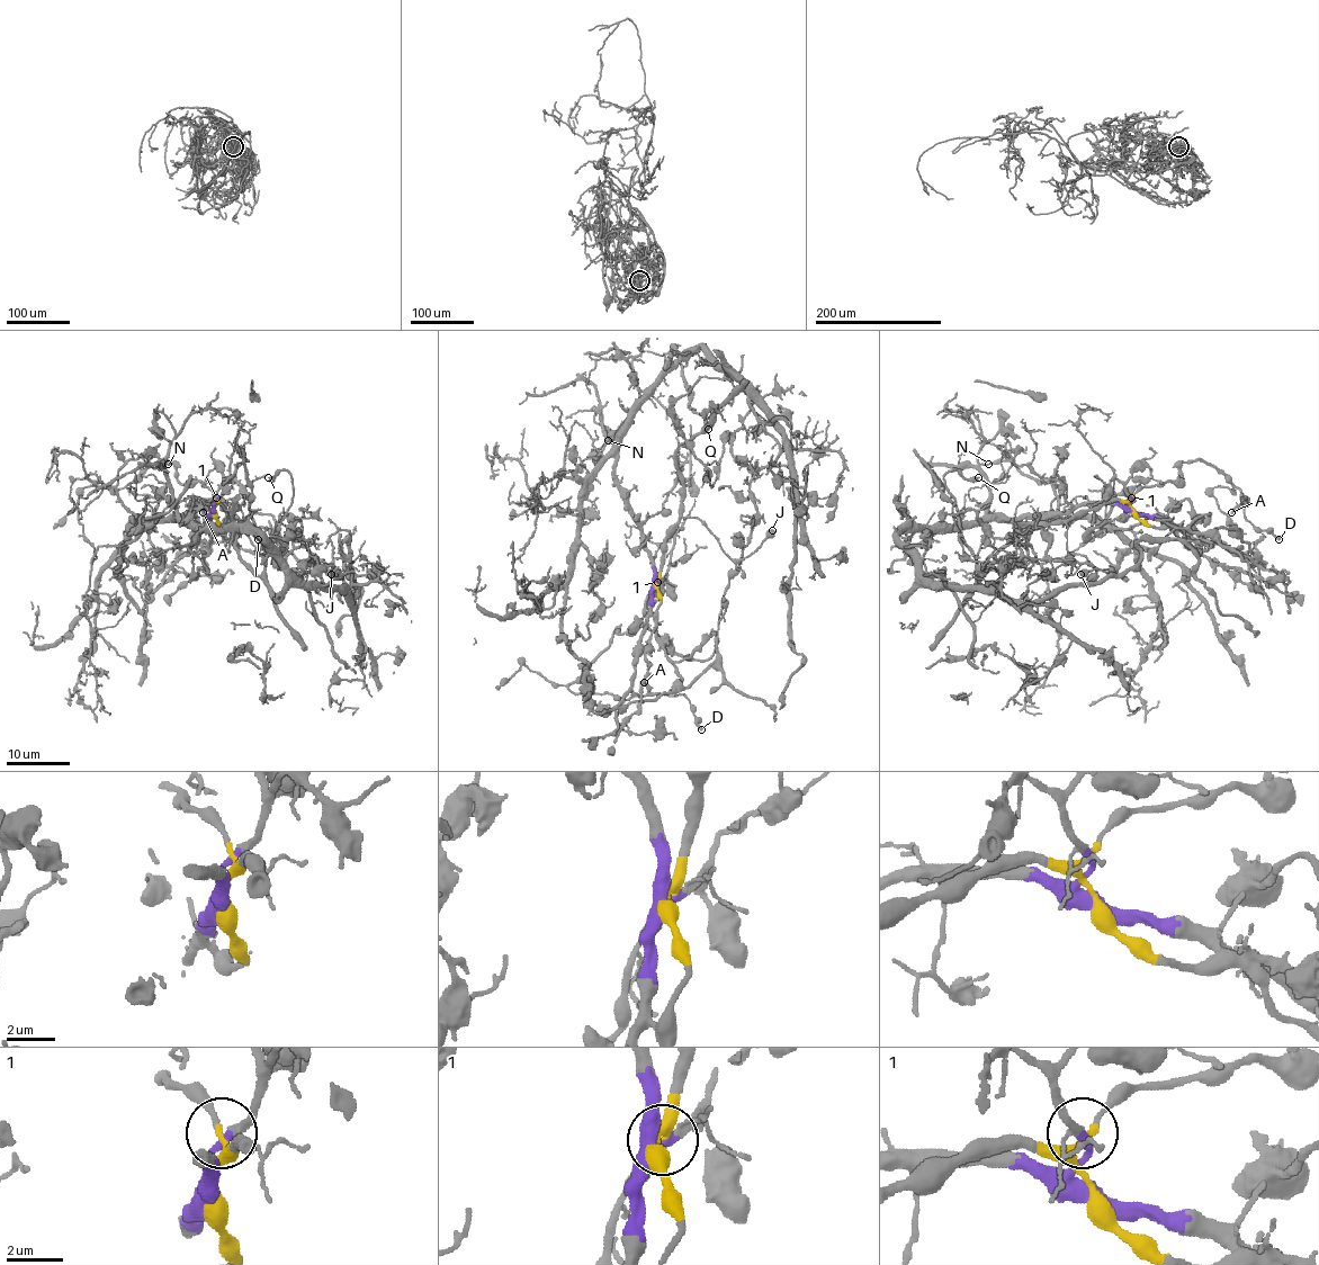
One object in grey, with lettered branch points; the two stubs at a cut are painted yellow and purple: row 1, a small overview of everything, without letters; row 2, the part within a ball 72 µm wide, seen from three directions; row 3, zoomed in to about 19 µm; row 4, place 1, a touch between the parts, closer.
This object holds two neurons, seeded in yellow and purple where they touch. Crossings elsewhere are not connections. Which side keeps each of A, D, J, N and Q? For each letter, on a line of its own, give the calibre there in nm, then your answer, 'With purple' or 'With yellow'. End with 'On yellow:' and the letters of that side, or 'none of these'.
A: Thickness 300 nm. With yellow
D: Thickness 320 nm. With yellow
J: Thickness 650 nm. With yellow
N: Thickness 110 nm. With purple
Q: Thickness 440 nm. With yellow
On yellow: A, D, J, Q

